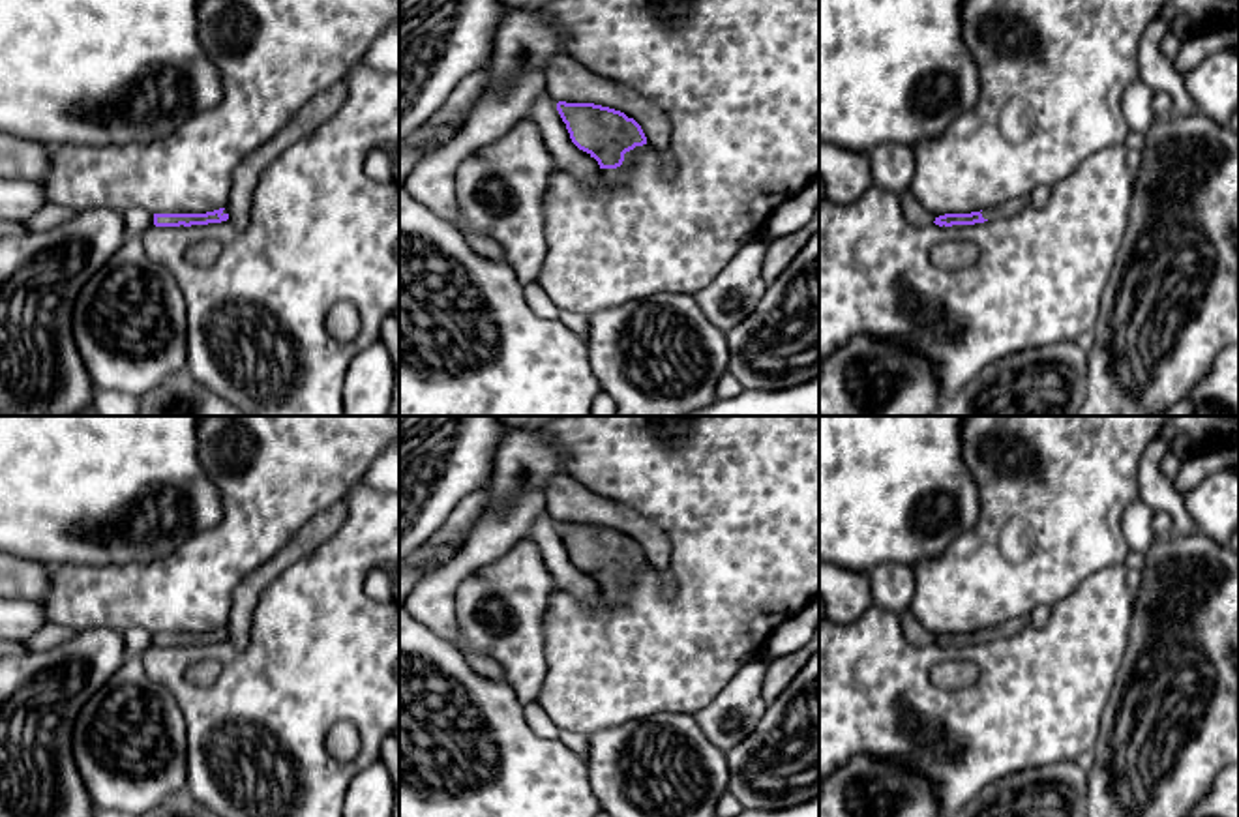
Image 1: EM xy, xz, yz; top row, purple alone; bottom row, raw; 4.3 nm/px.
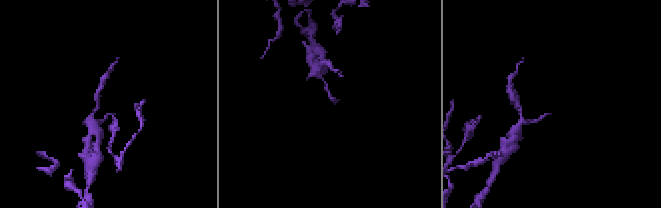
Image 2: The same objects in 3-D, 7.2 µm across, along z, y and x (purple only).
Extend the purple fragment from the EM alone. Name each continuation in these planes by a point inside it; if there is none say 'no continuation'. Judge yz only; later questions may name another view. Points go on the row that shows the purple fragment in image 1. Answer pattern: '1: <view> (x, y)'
1: yz (1011, 207)

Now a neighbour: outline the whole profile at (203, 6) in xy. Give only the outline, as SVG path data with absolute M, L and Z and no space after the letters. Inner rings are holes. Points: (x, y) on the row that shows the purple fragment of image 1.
M197 0L199 41L219 71L221 101L159 141L126 146L45 146L0 131L0 178L37 180L49 204L75 212L139 206L152 214L206 214L227 208L238 165L321 92L336 86L364 58L377 36L399 19L399 0Z

